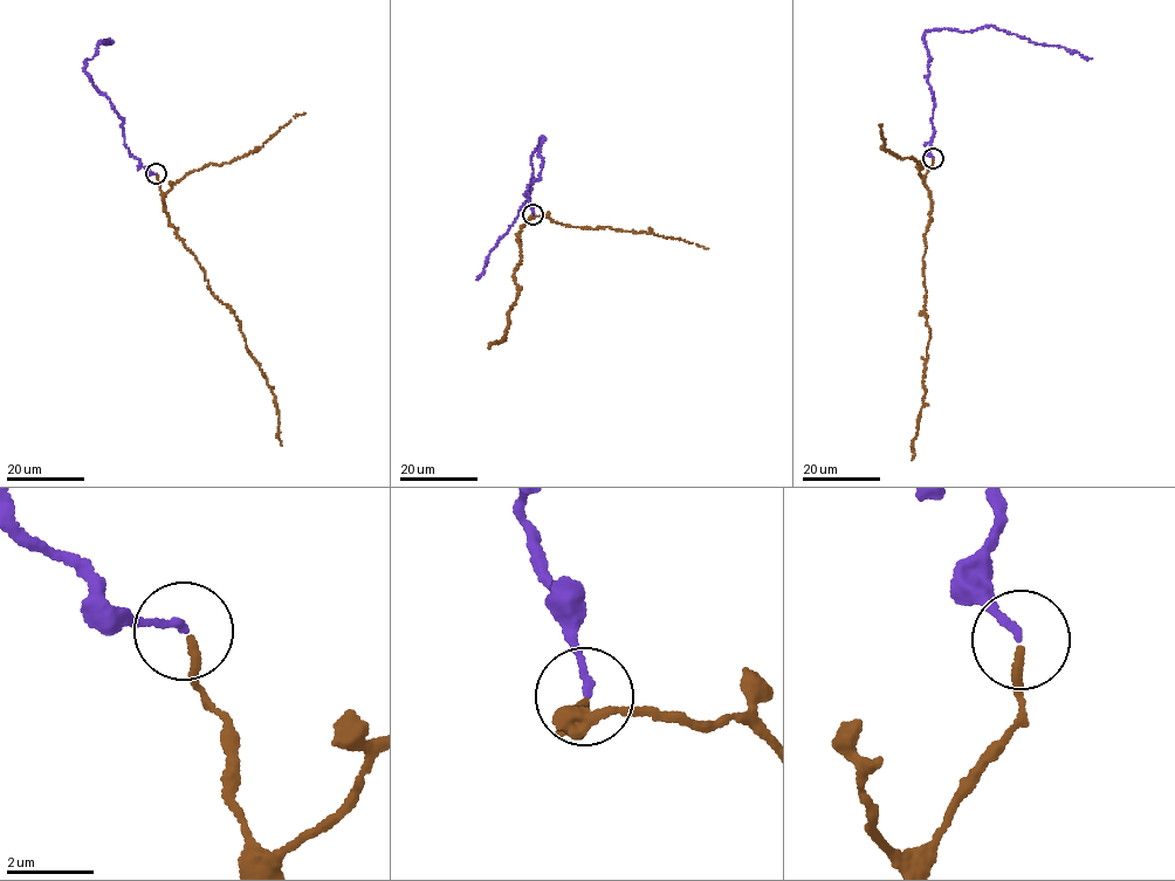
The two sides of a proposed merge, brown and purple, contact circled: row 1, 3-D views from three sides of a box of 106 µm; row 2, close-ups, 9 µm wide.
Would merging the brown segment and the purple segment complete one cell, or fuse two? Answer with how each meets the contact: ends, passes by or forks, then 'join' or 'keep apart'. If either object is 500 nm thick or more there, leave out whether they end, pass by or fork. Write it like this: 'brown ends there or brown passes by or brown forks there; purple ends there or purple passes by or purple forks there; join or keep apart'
brown ends there; purple ends there; join

